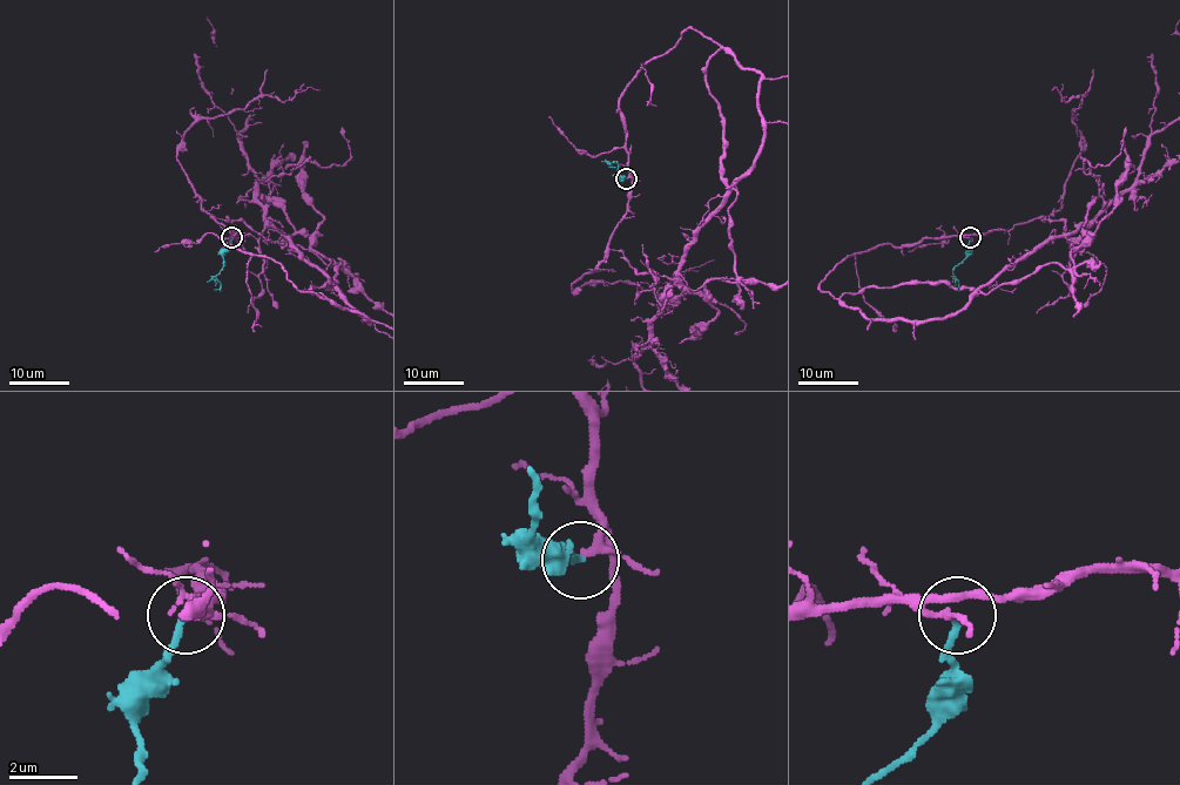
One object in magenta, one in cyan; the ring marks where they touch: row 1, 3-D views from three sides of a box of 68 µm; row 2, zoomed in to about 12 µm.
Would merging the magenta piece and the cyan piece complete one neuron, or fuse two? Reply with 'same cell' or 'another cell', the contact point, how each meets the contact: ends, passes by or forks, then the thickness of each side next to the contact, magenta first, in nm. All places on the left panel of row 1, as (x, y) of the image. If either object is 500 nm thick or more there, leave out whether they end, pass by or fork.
same cell; at (231, 237); magenta passes by; cyan ends there; 180 nm thick on the magenta side, 200 nm on the other

